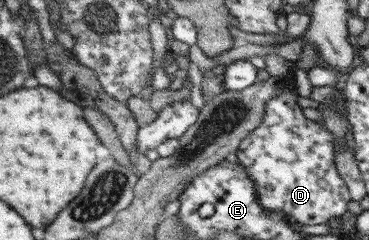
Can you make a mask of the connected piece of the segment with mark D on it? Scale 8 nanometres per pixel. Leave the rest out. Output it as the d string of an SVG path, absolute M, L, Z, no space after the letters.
M292 72L287 73L285 77L283 77L282 83L284 86L284 90L279 96L272 98L267 106L267 111L265 111L265 116L259 126L251 133L248 134L248 137L243 140L240 148L236 152L236 158L238 162L244 166L244 169L250 174L250 176L254 179L254 183L256 186L256 191L258 192L259 202L263 208L266 210L270 210L271 212L284 212L284 214L288 214L292 218L292 220L296 220L300 224L323 224L327 223L330 218L335 218L338 216L343 216L345 213L349 213L349 202L352 200L352 196L350 193L350 187L346 185L346 182L343 180L341 174L339 174L338 168L335 164L335 143L334 143L334 134L326 129L326 126L322 124L322 121L317 120L309 120L305 114L303 114L303 110L299 108L299 104L297 104L297 98L299 98L299 94L297 93L297 86L295 85L295 74Z

